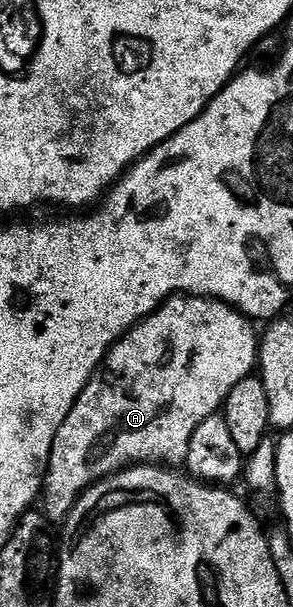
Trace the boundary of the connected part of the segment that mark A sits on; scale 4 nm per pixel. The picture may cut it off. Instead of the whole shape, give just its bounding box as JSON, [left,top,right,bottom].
[43,294,259,522]

